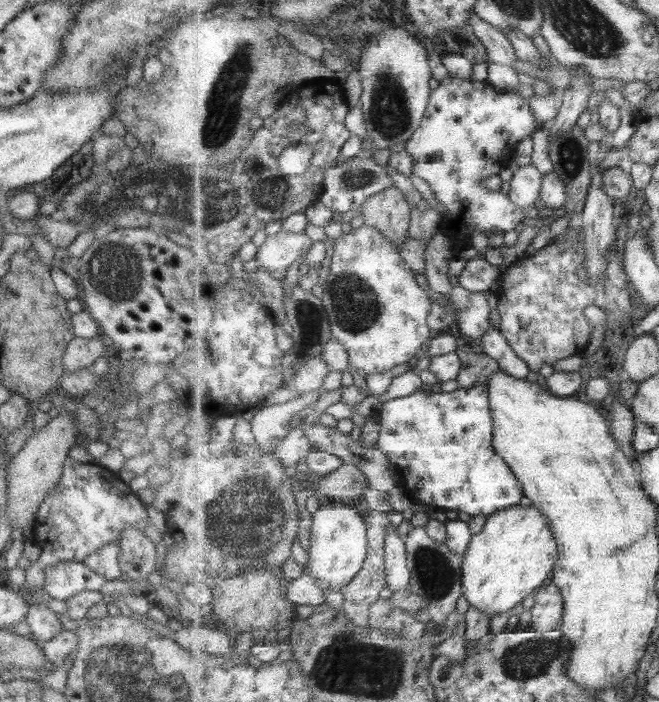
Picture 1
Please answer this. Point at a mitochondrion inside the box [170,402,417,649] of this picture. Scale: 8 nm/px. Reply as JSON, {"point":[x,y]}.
{"point":[260,529]}

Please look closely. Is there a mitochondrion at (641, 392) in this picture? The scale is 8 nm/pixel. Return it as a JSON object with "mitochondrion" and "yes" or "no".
{"mitochondrion":"no"}

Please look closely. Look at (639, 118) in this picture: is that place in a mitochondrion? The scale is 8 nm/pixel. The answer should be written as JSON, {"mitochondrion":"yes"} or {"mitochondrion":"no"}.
{"mitochondrion":"no"}

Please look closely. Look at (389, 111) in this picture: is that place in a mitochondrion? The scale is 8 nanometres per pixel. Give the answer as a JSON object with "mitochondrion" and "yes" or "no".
{"mitochondrion":"yes"}

